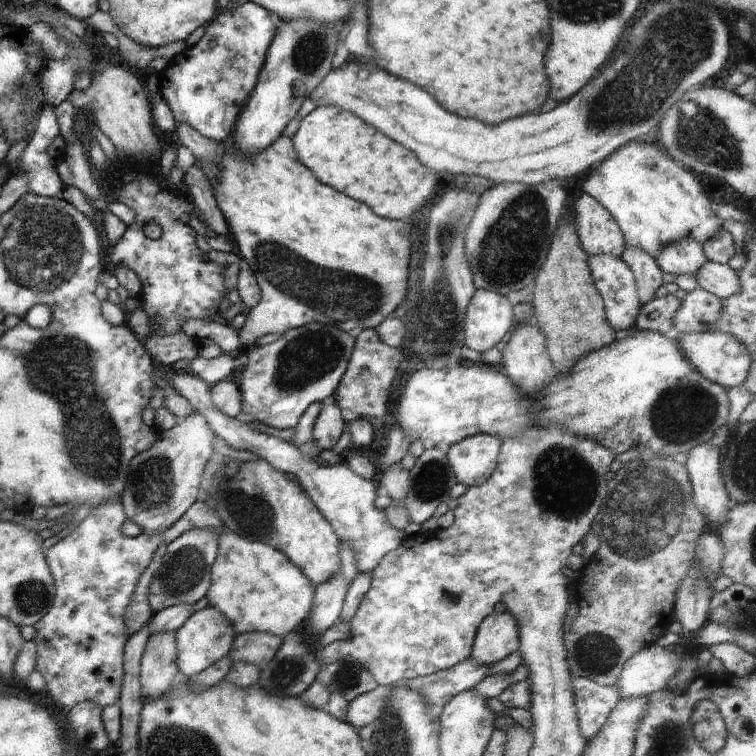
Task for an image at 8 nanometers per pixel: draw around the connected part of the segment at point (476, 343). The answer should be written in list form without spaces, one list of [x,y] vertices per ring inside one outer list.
[[[477,290],[467,306],[464,344],[480,353],[493,348],[515,325],[507,296]]]

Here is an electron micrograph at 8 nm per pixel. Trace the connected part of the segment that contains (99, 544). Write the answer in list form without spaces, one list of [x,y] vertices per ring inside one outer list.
[[[120,499],[106,500],[92,507],[88,516],[76,528],[72,528],[72,532],[52,545],[45,556],[54,578],[55,595],[50,610],[33,625],[36,630],[33,638],[37,652],[35,669],[42,674],[52,700],[64,711],[84,701],[94,702],[102,708],[119,702],[124,676],[124,647],[129,637],[122,616],[124,608],[130,604],[132,594],[136,592],[144,569],[148,568],[154,552],[162,542],[172,542],[192,528],[217,528],[223,525],[217,510],[205,501],[196,501],[178,522],[174,522],[164,532],[142,532],[136,537],[126,536],[122,532],[126,519]]]

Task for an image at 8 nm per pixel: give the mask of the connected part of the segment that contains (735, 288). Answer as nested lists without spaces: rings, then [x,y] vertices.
[[[707,260],[695,276],[698,287],[707,290],[710,294],[714,294],[722,300],[738,294],[740,288],[742,288],[740,280],[738,280],[738,274],[728,263]]]

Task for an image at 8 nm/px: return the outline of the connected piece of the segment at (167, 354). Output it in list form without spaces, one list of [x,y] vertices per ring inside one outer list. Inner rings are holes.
[[[183,329],[170,336],[150,334],[144,346],[157,367],[169,368],[178,360],[192,360],[198,356],[199,337],[192,330]]]

